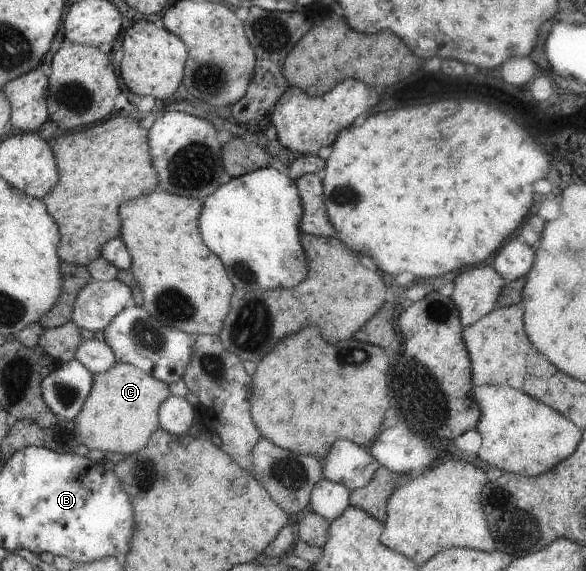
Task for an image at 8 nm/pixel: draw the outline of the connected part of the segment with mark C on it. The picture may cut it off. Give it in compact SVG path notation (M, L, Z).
M115 363L107 372L96 373L83 409L73 419L80 444L103 452L135 453L147 445L157 428L158 410L169 398L167 385L127 363Z

